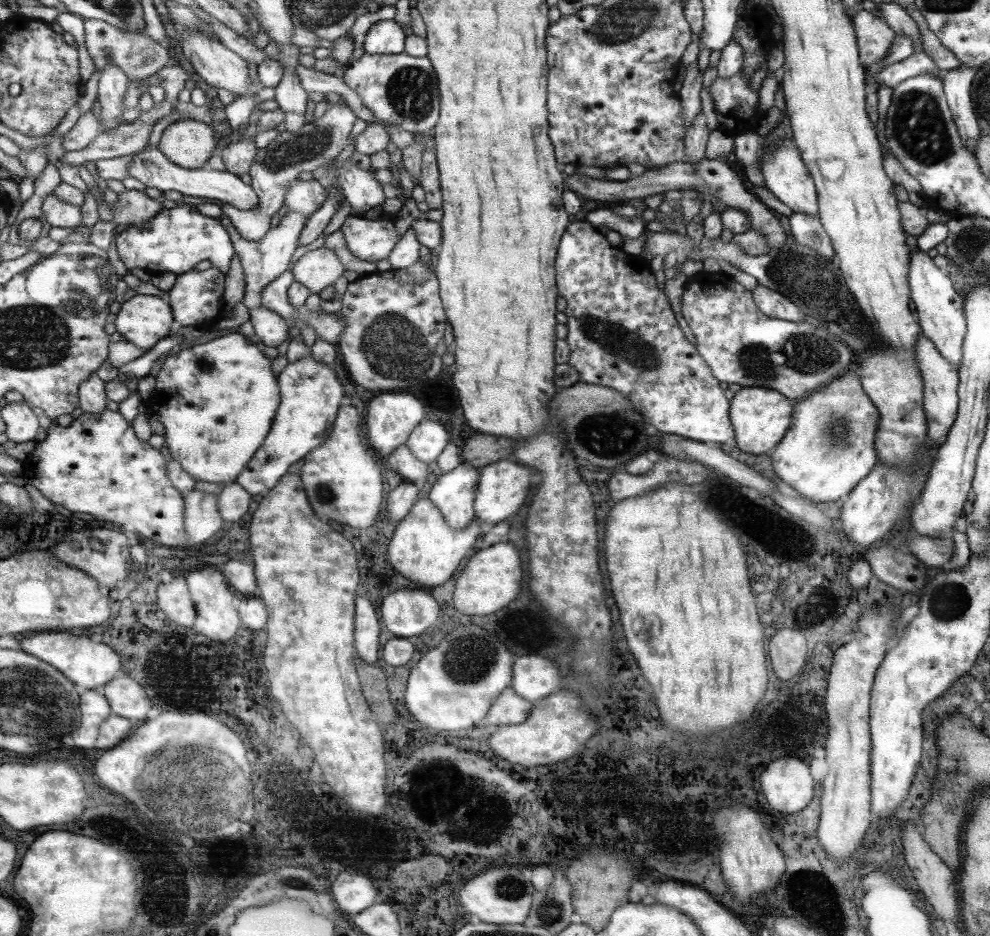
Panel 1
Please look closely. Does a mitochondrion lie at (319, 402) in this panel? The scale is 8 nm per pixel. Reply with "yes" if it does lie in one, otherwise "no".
no

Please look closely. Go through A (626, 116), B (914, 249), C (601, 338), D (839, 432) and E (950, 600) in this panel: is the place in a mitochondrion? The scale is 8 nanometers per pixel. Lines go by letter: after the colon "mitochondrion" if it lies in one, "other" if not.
A: other
B: other
C: mitochondrion
D: mitochondrion
E: mitochondrion

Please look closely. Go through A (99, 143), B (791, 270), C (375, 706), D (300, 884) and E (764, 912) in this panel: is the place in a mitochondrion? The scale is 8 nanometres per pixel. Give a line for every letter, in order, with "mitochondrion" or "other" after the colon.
A: other
B: mitochondrion
C: other
D: other
E: other

